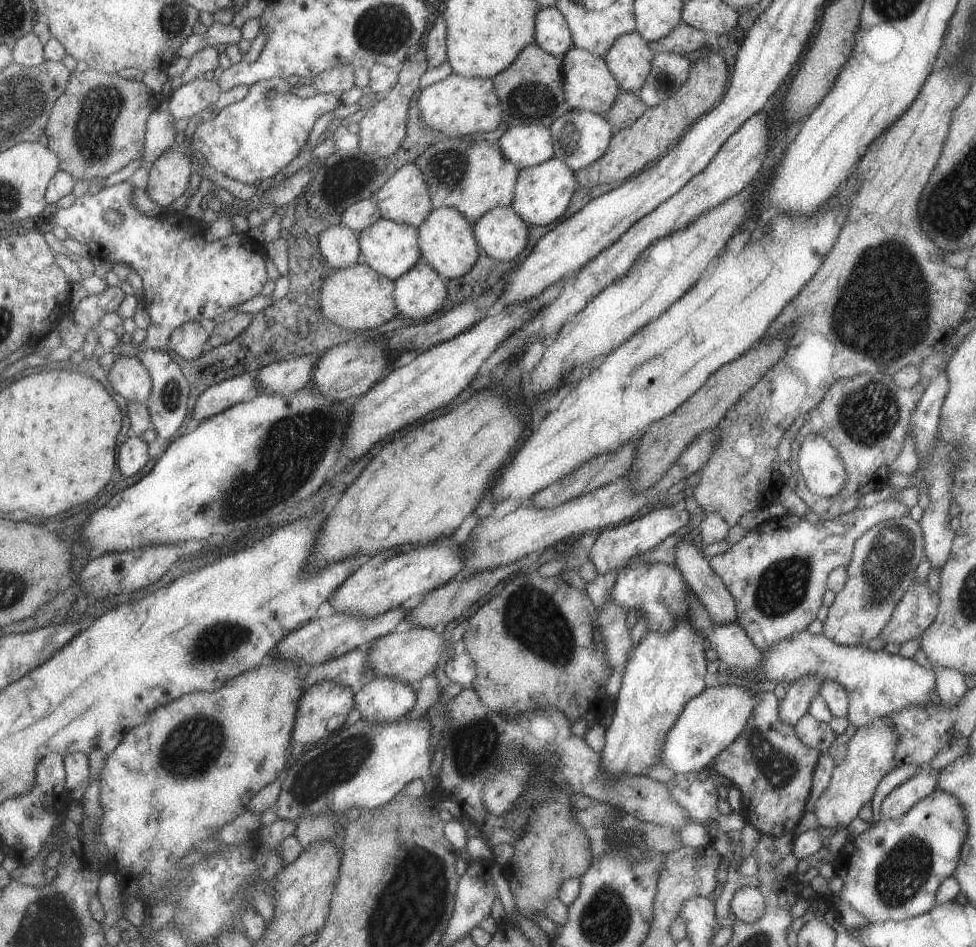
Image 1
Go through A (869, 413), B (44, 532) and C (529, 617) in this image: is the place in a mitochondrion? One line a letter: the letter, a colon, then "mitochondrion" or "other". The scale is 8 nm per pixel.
A: mitochondrion
B: other
C: mitochondrion

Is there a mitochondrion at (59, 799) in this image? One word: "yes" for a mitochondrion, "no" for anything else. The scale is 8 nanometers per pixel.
no

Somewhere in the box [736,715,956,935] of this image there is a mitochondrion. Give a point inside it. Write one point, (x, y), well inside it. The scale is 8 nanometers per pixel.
(901, 875)

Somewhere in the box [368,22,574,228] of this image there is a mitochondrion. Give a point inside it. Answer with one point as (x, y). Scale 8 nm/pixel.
(529, 99)

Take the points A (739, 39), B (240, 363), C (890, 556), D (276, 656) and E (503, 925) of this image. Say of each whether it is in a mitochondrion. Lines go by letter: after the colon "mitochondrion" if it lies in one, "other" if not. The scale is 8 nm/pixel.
A: other
B: other
C: mitochondrion
D: other
E: other

